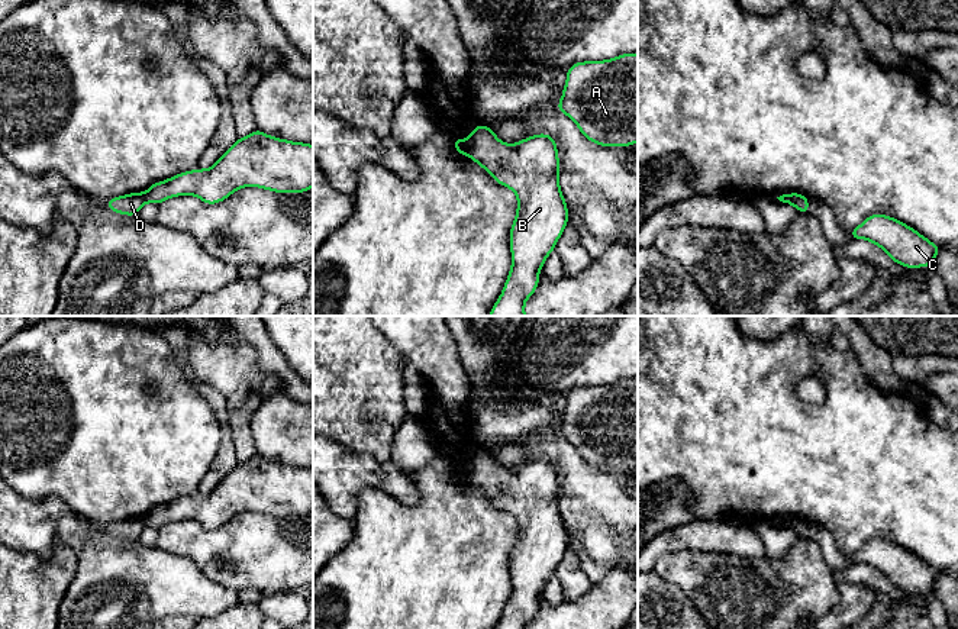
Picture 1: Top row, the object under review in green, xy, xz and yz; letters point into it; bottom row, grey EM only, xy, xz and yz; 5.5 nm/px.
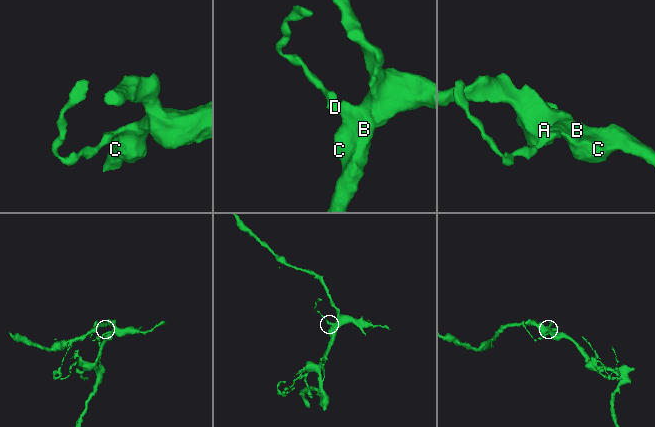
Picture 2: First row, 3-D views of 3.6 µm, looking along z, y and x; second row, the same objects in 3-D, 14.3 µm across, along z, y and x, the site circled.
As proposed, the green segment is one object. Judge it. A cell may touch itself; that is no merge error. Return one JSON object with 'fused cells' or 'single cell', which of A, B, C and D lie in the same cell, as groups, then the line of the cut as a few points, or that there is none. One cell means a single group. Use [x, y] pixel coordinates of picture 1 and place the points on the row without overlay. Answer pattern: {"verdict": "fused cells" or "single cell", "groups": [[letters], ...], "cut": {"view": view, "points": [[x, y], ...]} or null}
{"verdict": "fused cells", "groups": [["A", "B", "C"], ["D"]], "cut": {"view": "xz", "points": [[467, 468], [468, 477]]}}

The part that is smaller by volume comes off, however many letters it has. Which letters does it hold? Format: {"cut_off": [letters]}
{"cut_off": ["D"]}

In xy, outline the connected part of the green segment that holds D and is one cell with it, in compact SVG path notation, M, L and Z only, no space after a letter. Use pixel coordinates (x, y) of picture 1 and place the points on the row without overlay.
M129 517L120 522L109 523L106 530L114 538L138 541L145 528L146 525L143 517Z

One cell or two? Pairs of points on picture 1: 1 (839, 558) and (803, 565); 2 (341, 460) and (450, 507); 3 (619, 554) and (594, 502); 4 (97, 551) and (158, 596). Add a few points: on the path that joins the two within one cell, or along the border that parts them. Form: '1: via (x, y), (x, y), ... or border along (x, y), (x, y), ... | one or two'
1: border along (809, 538), (819, 547), (821, 555), (831, 570) | two
2: border along (410, 471), (419, 499), (406, 506) | two
3: via (619, 541), (619, 526), (607, 515) | one
4: via (112, 565), (131, 584), (144, 584) | one

